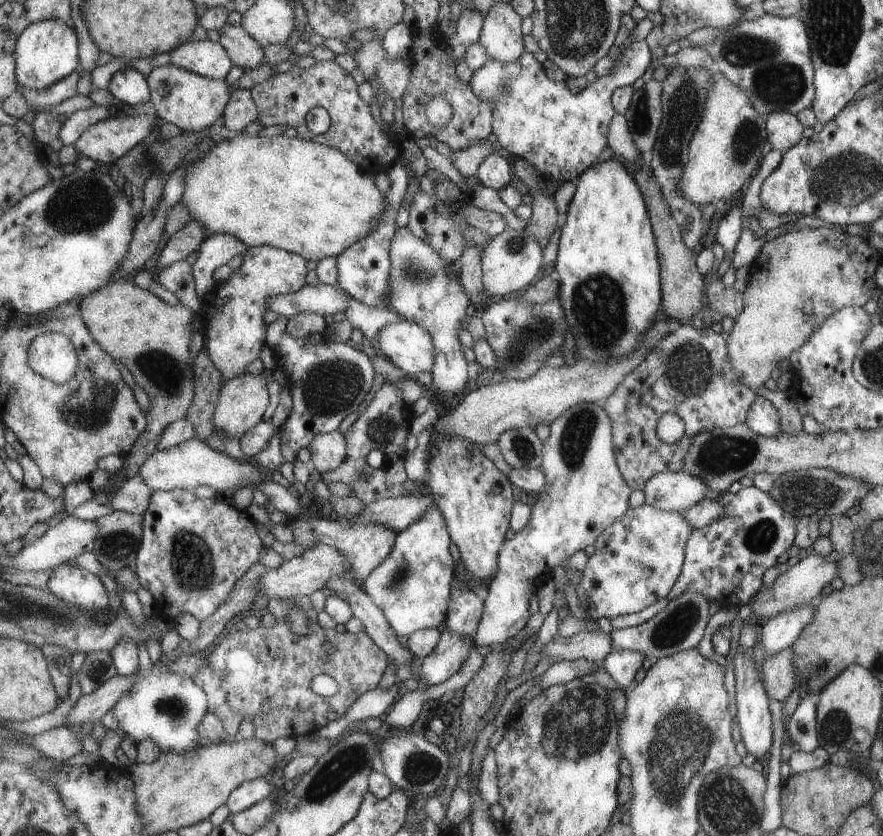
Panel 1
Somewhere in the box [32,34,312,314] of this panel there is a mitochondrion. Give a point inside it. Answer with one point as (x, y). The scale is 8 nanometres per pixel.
(76, 207)

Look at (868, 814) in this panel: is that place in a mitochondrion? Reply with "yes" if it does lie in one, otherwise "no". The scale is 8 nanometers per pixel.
no

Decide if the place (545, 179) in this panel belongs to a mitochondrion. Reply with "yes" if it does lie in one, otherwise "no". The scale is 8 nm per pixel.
no

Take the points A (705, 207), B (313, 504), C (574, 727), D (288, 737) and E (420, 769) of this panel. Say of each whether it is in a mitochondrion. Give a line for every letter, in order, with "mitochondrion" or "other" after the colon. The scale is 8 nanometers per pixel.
A: other
B: other
C: mitochondrion
D: other
E: mitochondrion

